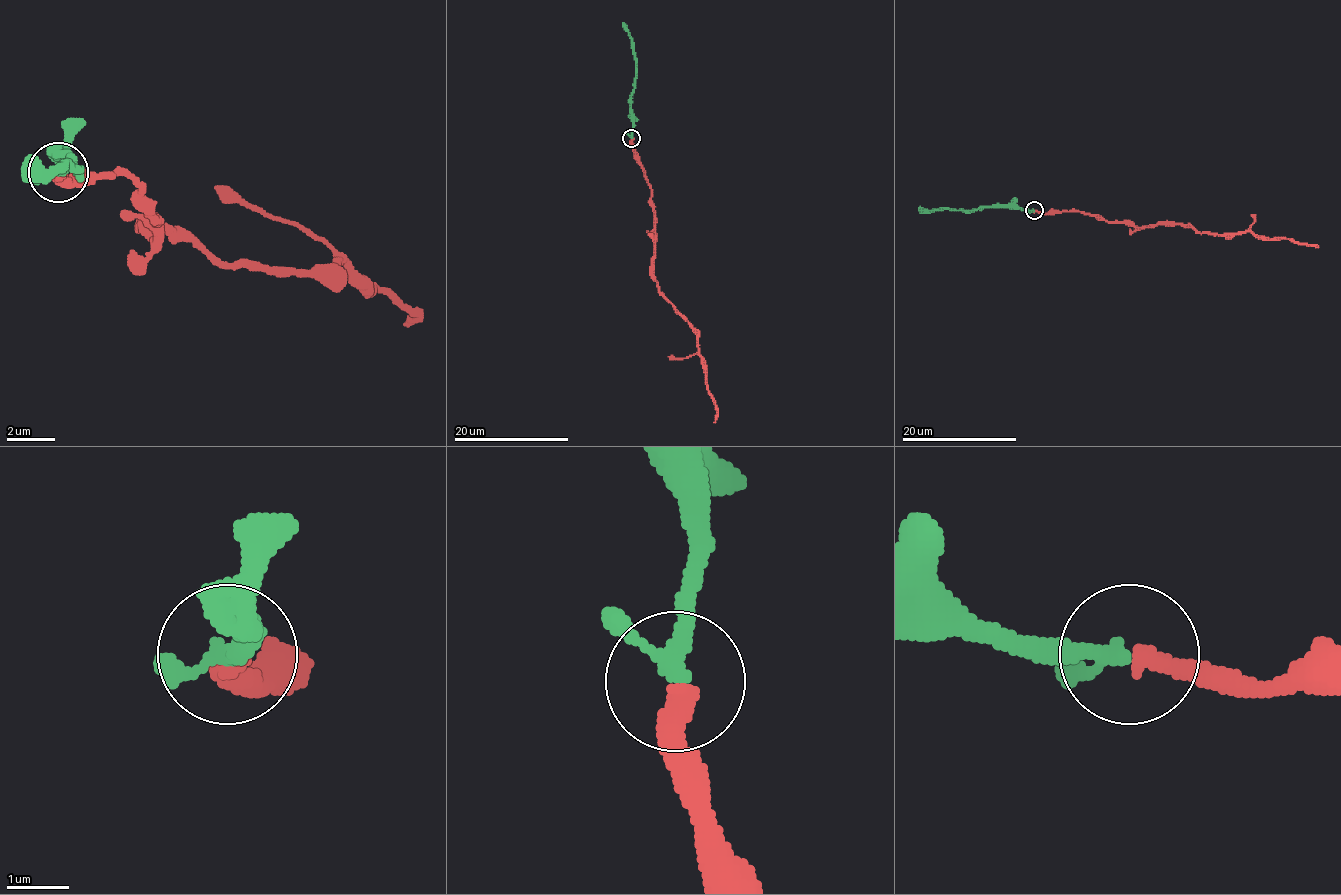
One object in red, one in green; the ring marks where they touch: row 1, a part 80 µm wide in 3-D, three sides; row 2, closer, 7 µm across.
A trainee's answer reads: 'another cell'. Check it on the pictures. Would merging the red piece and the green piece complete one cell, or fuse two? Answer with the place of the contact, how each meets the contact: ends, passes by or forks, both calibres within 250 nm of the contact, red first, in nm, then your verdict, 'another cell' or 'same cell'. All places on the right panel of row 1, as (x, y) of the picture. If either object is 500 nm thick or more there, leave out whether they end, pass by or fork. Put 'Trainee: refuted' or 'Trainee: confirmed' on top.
Trainee: refuted
place (1034, 210); red ends; green passes by; calibres 360 and 220 nm; same cell

